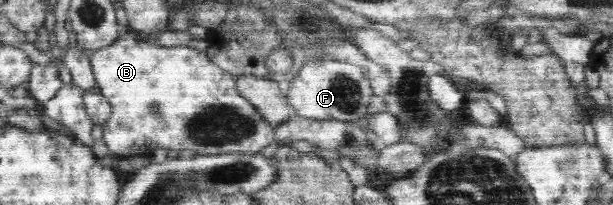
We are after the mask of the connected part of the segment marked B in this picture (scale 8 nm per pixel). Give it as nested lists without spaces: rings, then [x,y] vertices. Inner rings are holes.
[[[128,31],[110,45],[93,52],[90,65],[99,92],[110,102],[111,114],[103,125],[103,140],[116,159],[146,156],[155,149],[194,151],[196,156],[236,152],[255,154],[272,144],[276,137],[275,127],[262,118],[256,106],[240,95],[234,77],[198,48],[159,46],[138,32]]]

